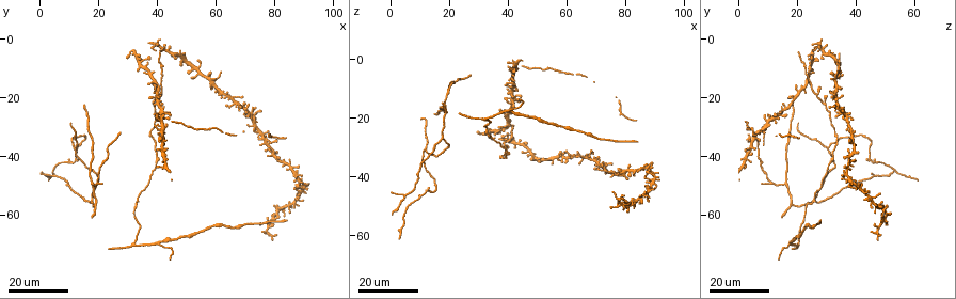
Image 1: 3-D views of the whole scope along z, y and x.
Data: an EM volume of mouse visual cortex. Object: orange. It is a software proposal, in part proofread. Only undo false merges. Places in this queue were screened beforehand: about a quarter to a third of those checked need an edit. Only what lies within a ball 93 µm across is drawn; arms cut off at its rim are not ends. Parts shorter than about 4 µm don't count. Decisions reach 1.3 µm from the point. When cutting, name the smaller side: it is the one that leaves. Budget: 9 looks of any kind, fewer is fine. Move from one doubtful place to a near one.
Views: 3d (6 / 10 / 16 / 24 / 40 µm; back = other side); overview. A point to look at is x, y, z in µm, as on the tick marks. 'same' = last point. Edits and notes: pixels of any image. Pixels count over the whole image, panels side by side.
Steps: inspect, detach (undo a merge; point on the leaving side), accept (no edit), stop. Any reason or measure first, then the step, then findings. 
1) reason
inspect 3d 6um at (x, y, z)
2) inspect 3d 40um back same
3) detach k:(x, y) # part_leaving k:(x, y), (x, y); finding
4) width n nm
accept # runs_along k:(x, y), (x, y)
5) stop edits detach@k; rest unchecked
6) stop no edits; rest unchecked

a fork
inspect 3d 16um at (19, 56, 18)

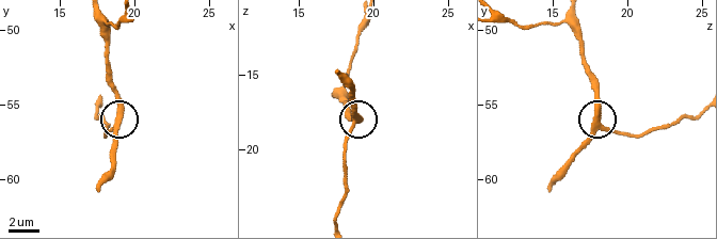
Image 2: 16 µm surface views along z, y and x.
closer look
inspect 3d 10um at (18.6, 56.6, 18.0)

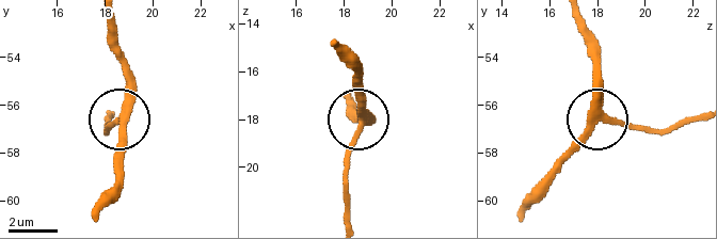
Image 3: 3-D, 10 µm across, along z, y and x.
width 300 nm
accept # runs_along 3:(109, 20), (127, 69), (121, 177); all the same neuron

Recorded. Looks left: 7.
three-way junction
inspect 3d 16um at (32, 71, 20)

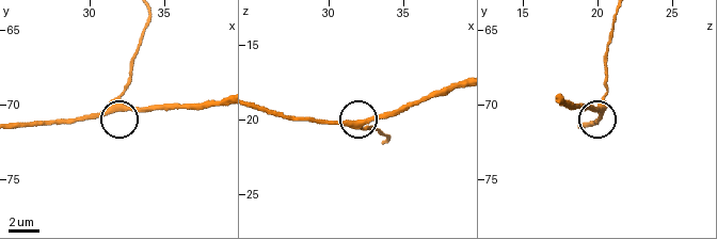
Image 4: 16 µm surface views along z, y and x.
zoom in
inspect 3d 10um at (31.8, 70.2, 20.2)

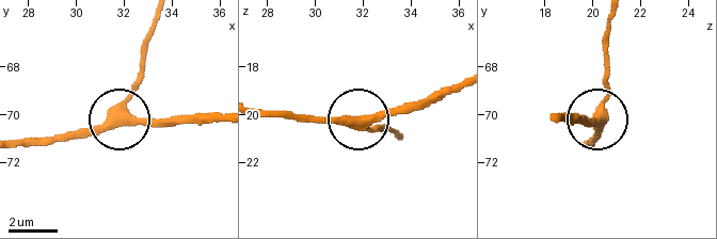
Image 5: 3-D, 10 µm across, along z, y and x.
width 380 nm
accept # runs_along 5:(158, 19), (138, 88), (122, 112), (81, 130), (46, 136); one neuron here

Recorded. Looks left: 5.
branch point
inspect 3d 24um at (41, 69, 18)

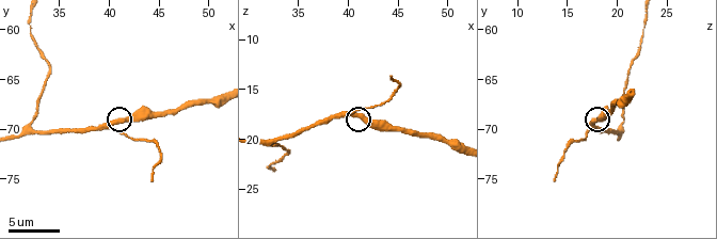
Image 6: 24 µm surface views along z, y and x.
inspect 3d 10um at (40.4, 69.6, 17.4)

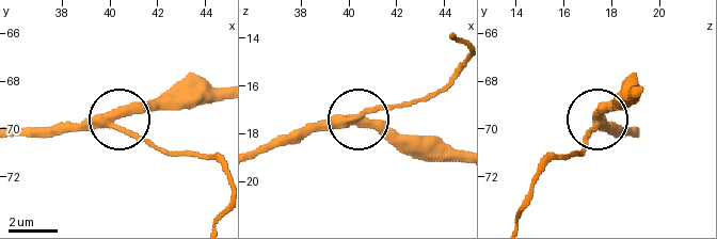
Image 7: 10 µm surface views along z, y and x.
accept # runs_along 7:(261, 152), (407, 102); one neuron here

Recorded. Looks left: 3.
calibre changes
inspect 3d 16um at (42, 10, 22)

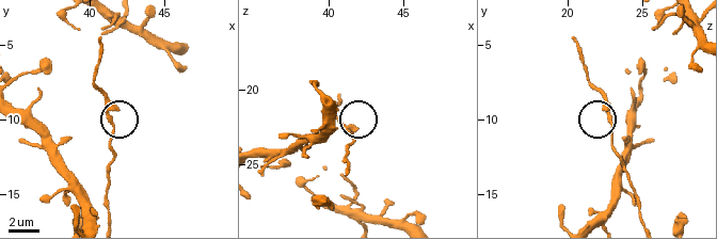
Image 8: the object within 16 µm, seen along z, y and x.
inspect 3d 10um at (41.4, 10.2, 22.8)

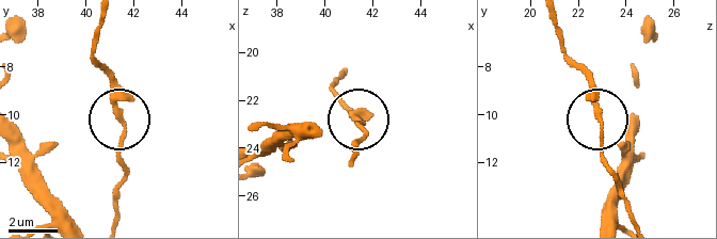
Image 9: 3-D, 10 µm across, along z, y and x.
accept # one neuron here

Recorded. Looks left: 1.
stop no edits; rest unchecked

